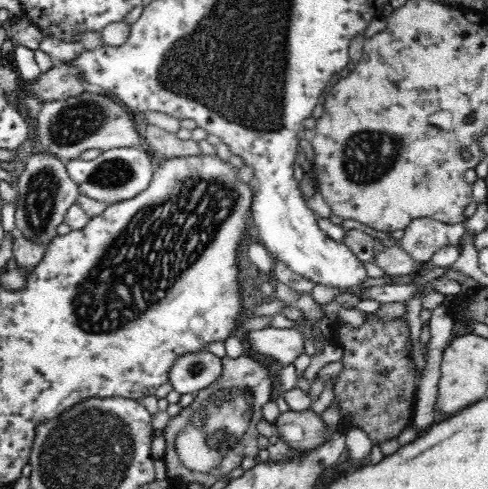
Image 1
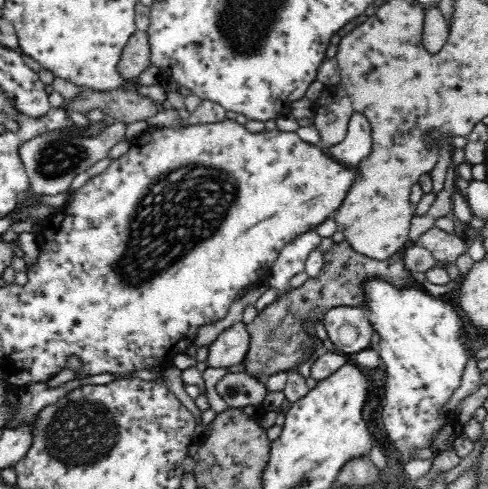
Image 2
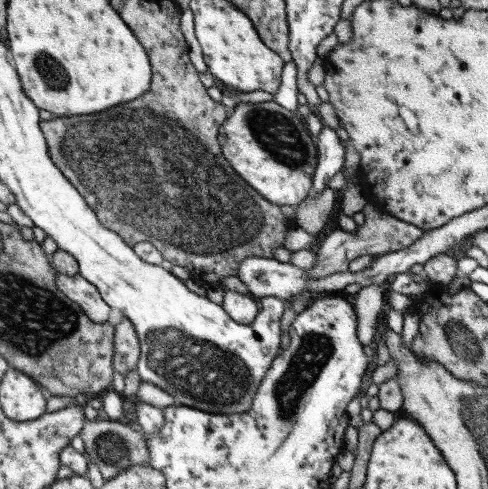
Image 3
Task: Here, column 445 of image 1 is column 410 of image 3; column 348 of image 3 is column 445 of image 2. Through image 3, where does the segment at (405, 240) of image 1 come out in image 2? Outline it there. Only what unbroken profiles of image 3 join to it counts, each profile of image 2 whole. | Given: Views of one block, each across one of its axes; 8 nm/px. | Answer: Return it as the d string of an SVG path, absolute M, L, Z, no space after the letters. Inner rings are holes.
M436 226L432 230L428 230L426 234L422 234L418 244L422 248L428 248L432 252L434 260L438 264L442 264L442 268L448 266L448 264L456 264L456 260L460 256L464 256L464 252L468 248L466 246L468 242L464 240L462 234L458 234L458 232L450 234L446 230L442 230L442 228L436 228Z

